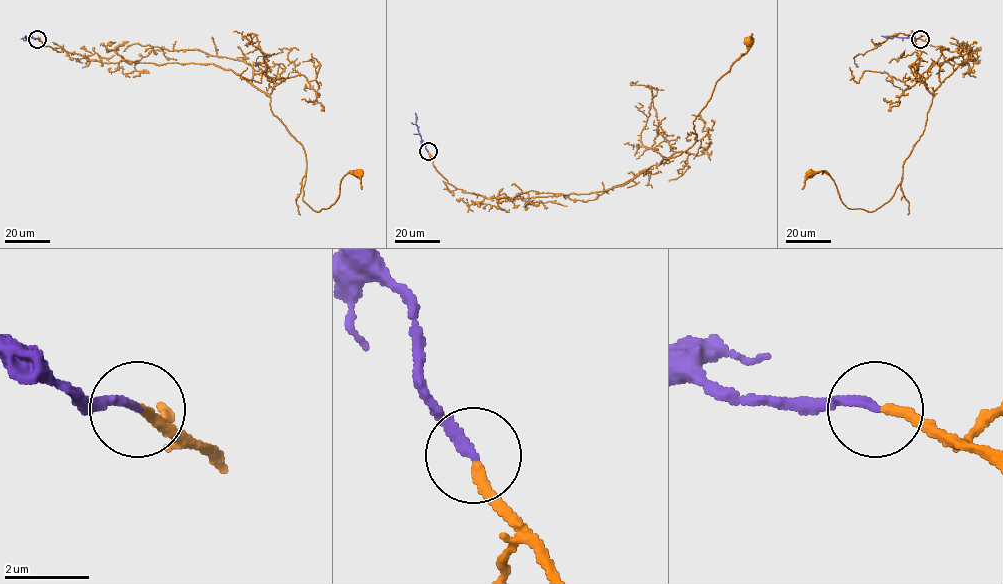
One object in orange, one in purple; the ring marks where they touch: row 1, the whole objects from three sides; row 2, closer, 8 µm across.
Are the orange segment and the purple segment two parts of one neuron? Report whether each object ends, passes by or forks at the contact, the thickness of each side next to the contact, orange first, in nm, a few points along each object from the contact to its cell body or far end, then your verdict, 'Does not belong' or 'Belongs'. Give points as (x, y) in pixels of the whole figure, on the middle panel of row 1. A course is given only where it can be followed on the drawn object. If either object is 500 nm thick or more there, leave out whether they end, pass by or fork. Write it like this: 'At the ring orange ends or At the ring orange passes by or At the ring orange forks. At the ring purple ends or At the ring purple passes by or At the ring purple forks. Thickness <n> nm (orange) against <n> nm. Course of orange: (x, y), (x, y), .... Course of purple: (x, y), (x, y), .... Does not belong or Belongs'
At the ring orange ends. At the ring purple ends. Thickness 240 nm (orange) against 240 nm. Course of orange: (428, 151), (448, 183), (486, 197), (589, 194), (624, 186), (693, 146), (693, 121), (749, 40). Course of purple: (428, 151), (415, 123), (415, 113). Belongs

